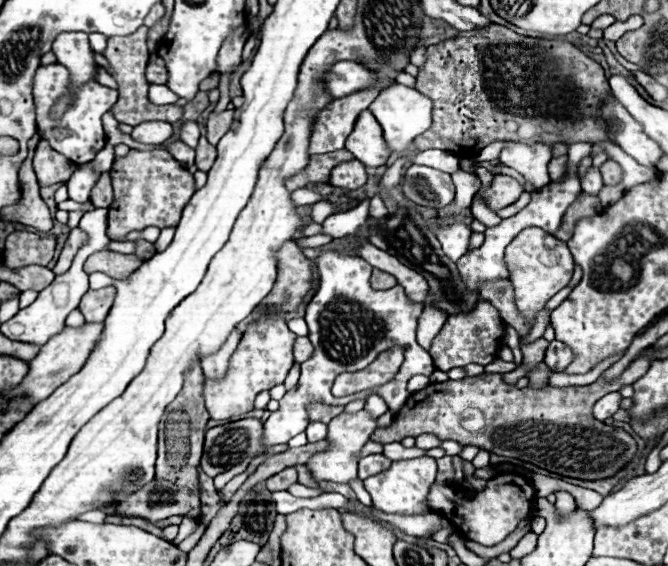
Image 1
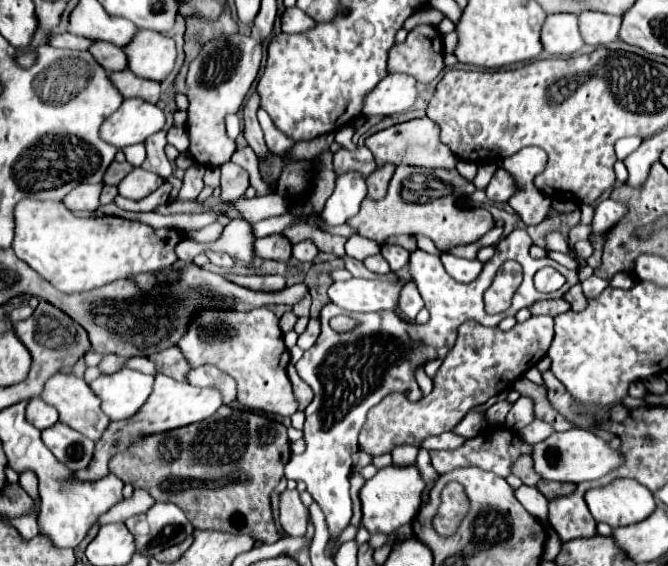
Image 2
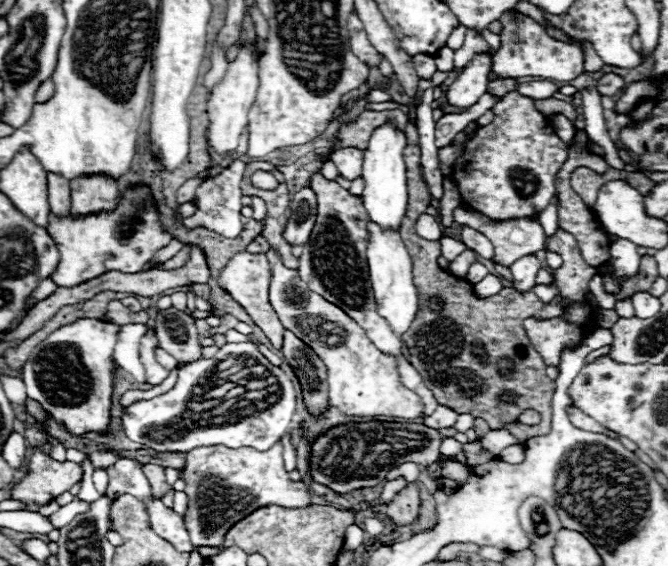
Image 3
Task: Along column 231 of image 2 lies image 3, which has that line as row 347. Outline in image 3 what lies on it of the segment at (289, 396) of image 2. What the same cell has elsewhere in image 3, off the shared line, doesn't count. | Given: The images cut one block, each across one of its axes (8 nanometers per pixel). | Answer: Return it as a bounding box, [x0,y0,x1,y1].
[266,250,424,418]

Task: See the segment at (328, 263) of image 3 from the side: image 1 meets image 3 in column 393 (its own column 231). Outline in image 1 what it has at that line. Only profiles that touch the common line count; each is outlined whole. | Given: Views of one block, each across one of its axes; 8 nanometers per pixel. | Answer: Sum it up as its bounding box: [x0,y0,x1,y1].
[202,328,242,378]

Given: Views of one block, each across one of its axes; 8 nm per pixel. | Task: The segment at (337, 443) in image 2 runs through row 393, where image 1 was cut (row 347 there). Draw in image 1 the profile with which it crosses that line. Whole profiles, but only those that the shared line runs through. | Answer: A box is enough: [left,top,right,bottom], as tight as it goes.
[262,250,434,446]

